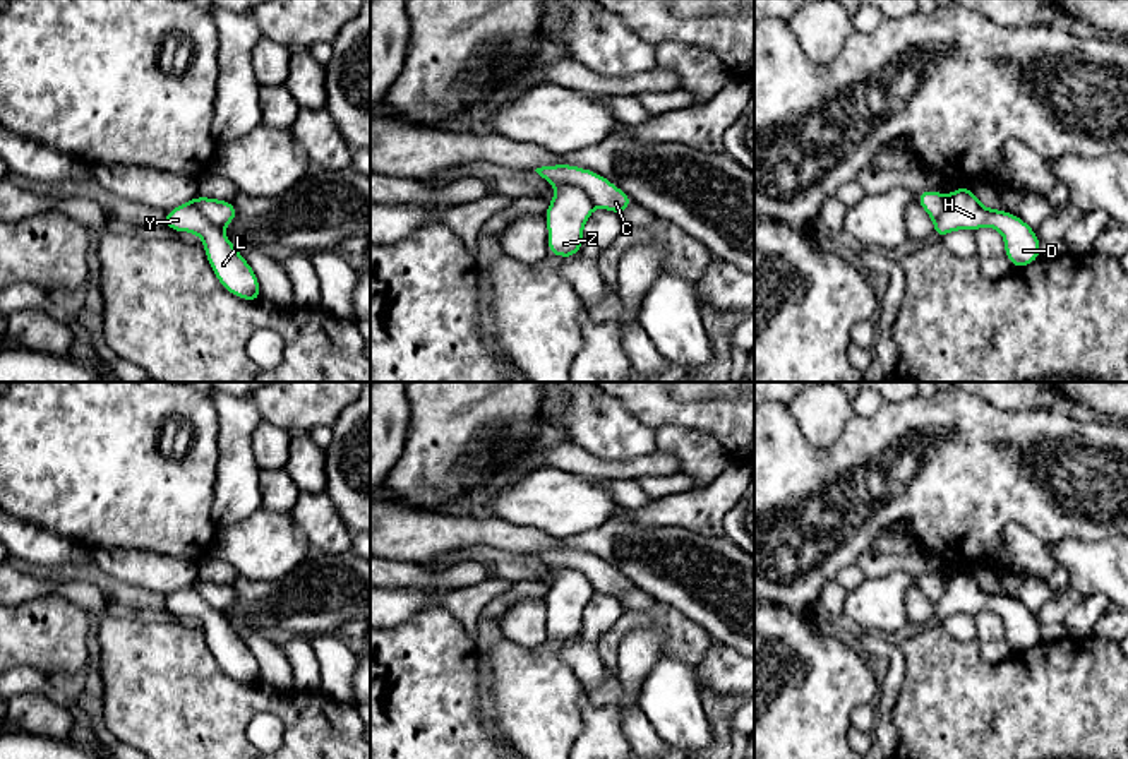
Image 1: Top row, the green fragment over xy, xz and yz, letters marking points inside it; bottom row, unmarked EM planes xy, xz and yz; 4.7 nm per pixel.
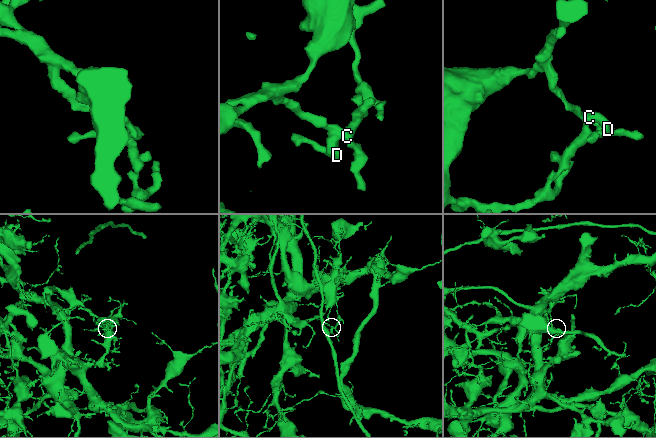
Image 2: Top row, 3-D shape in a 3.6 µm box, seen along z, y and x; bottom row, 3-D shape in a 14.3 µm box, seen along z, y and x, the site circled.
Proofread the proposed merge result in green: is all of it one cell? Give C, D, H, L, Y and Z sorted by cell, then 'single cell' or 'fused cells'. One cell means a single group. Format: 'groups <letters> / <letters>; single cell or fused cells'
groups C / D H L Y Z; fused cells

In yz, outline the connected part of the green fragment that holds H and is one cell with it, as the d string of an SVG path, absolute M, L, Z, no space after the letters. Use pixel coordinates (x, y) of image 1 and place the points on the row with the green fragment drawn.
M958 187L946 195L948 204L934 221L934 236L979 228L994 228L1005 238L1005 255L1011 267L1025 267L1041 257L1041 240L1035 231L1018 216L1003 209L984 207L972 188Z

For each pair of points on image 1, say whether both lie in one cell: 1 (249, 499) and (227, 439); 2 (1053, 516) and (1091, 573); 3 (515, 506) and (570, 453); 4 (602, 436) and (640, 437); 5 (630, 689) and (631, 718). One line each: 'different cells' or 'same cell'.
1: same cell
2: different cells
3: different cells
4: same cell
5: different cells

